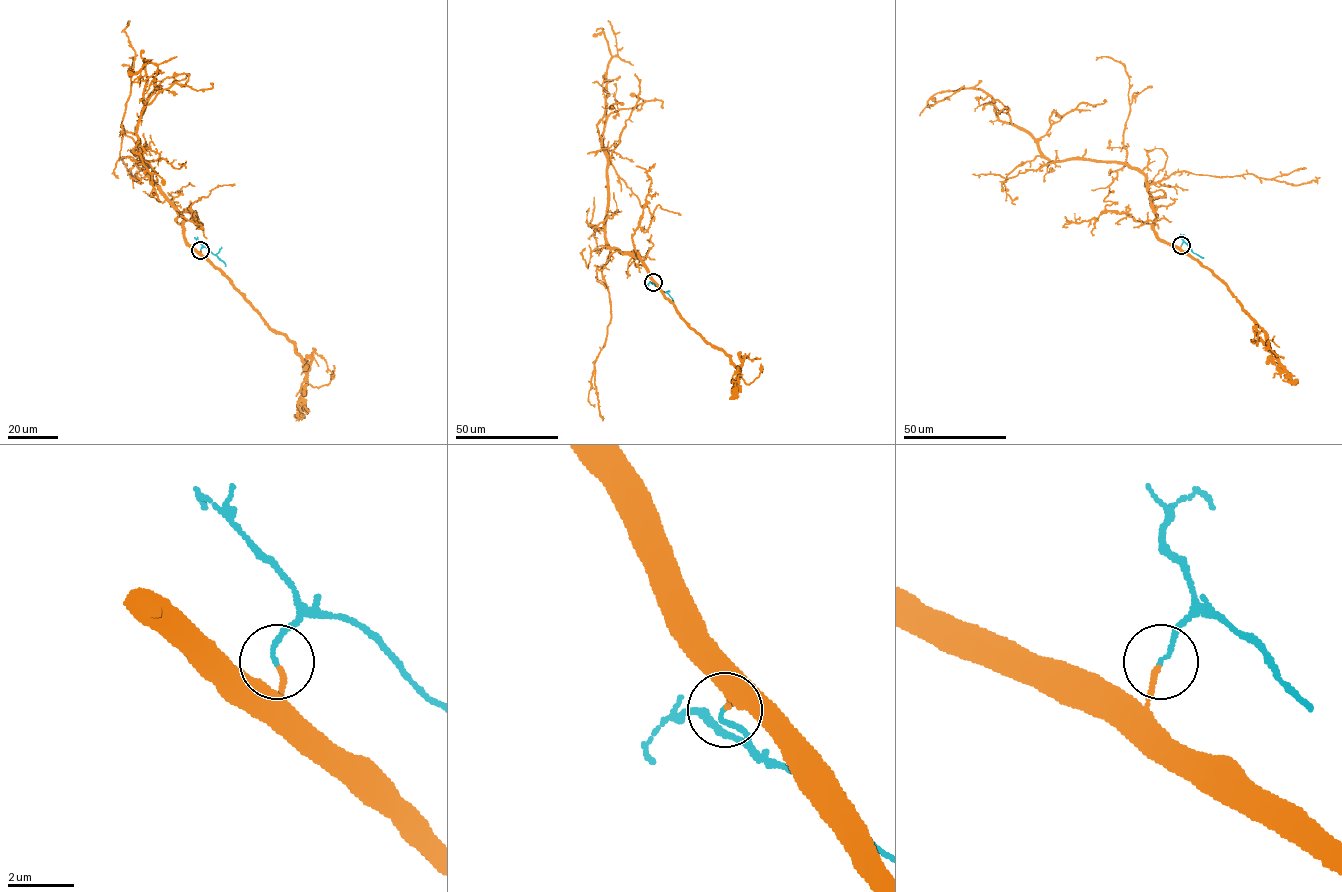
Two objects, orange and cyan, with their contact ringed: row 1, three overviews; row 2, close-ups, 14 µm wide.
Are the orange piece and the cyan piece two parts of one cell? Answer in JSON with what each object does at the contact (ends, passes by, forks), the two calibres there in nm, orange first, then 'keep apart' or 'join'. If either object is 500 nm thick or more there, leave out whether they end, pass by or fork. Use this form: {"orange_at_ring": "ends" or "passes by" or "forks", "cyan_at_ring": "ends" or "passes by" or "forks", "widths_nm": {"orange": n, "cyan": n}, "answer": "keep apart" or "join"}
{"orange_at_ring": "ends", "cyan_at_ring": "ends", "widths_nm": {"orange": 150, "cyan": 120}, "answer": "join"}

